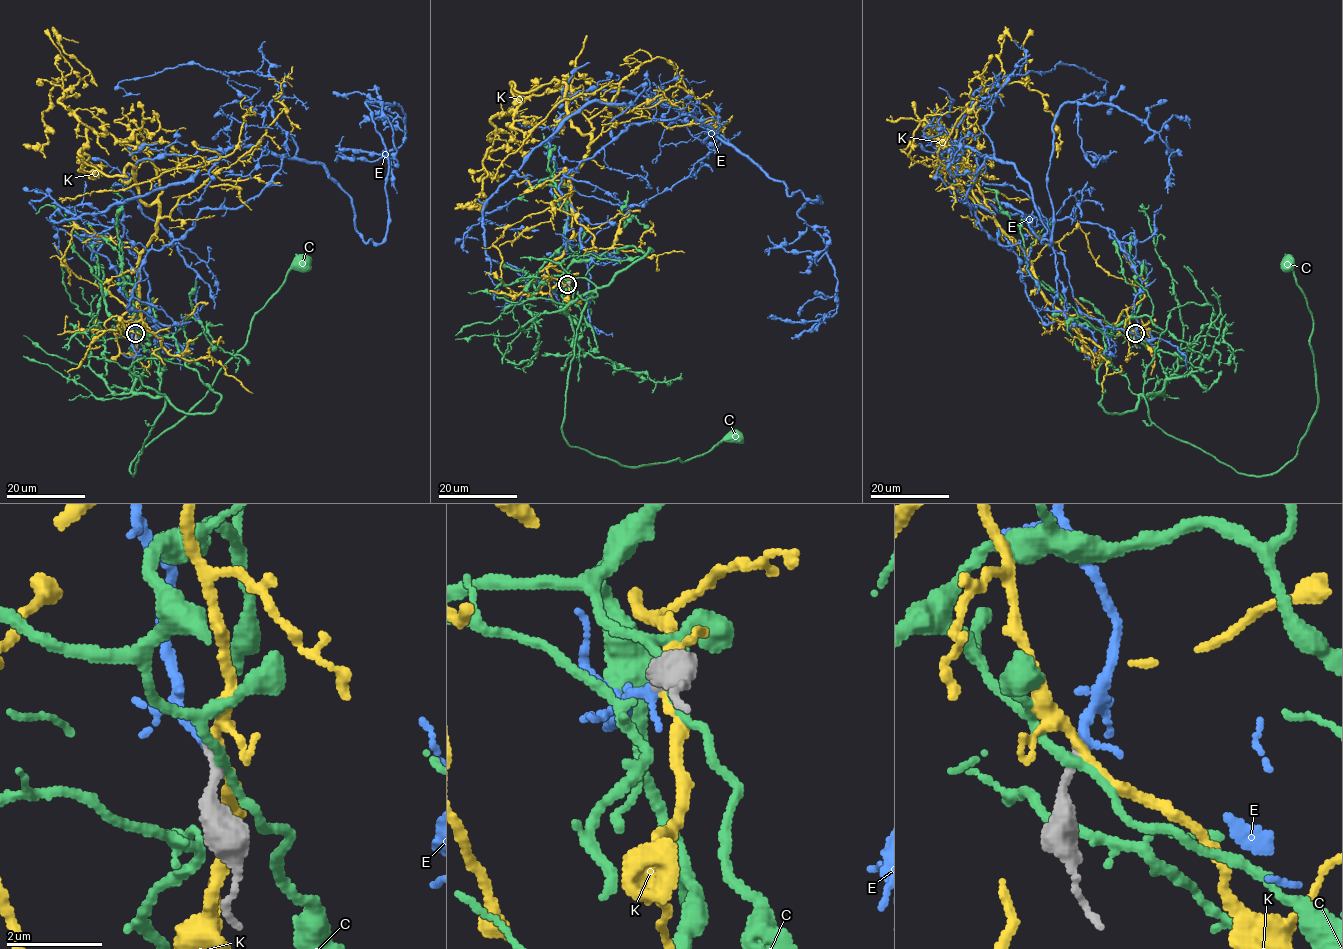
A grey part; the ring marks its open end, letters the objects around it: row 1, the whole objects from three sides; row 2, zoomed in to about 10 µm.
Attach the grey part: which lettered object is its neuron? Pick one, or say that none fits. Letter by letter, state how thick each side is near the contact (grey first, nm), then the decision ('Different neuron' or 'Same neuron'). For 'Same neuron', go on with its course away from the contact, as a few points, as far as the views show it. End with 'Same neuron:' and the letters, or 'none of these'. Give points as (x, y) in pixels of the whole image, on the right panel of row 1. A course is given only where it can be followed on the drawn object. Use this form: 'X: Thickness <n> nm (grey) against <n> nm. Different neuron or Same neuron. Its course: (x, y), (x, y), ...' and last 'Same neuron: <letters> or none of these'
C: Thickness 200 nm (grey) against 190 nm. Different neuron
E: Thickness 200 nm (grey) against 200 nm. Same neuron. Its course: (1135, 333), (1112, 230), (964, 196), (955, 149), (1010, 162), (1051, 243), (1065, 103), (1167, 136)
K: Thickness 200 nm (grey) against 170 nm. Different neuron
Same neuron: E

